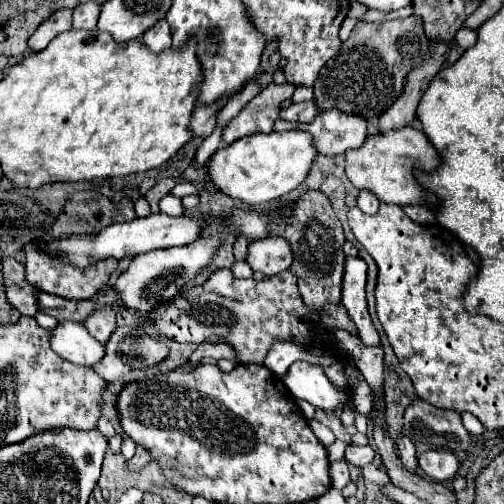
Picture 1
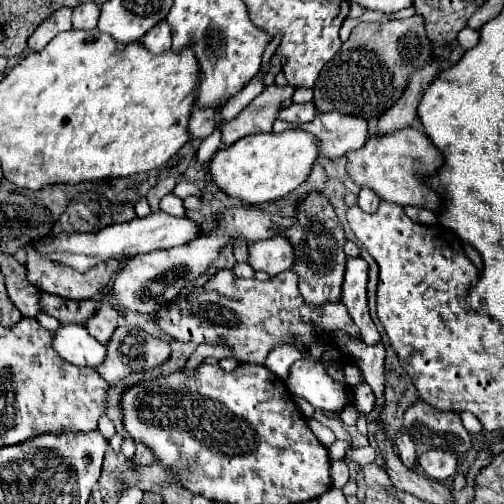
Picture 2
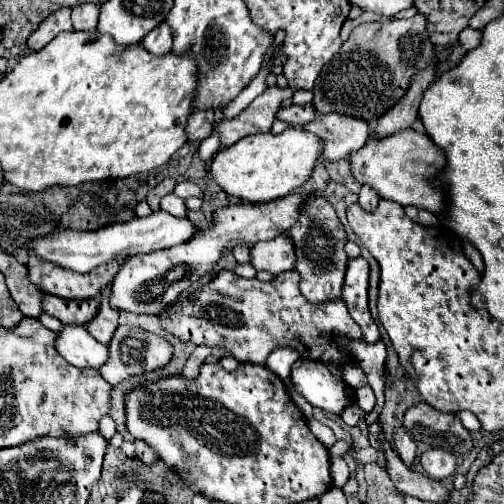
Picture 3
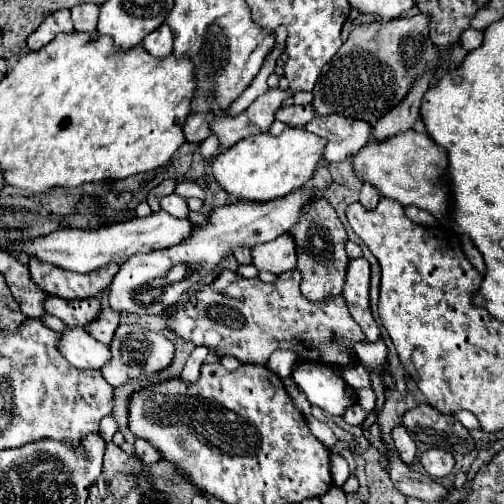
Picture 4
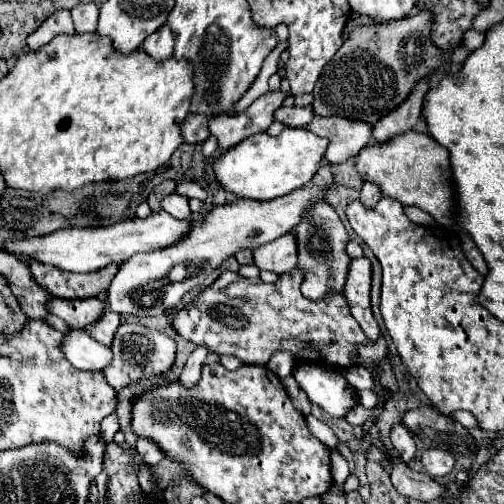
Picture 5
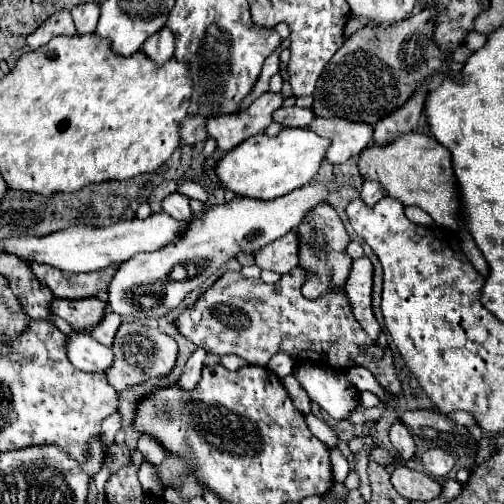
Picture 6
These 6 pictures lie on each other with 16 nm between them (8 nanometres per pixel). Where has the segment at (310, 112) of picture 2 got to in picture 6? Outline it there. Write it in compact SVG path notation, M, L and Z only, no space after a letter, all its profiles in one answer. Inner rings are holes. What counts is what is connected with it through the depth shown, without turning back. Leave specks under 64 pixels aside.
M292 106L292 108L278 108L274 112L274 120L288 126L288 128L296 128L296 126L308 126L314 118L314 112L310 108L298 108L298 106Z

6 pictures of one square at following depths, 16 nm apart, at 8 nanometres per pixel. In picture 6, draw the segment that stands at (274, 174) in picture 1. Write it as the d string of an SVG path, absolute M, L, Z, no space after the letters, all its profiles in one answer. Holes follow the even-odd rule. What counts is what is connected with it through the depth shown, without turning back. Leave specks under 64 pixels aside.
M284 128L278 136L256 134L240 142L236 148L228 150L216 162L214 172L222 186L240 198L274 200L306 186L316 176L328 146L328 138L322 138L306 128Z

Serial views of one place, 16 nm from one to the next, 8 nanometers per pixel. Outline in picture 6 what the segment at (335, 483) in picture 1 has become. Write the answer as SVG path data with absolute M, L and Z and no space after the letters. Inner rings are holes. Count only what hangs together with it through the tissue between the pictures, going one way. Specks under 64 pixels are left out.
M332 448L330 452L330 460L332 466L332 476L334 476L334 482L342 484L350 472L348 460L342 456L342 452L338 448Z

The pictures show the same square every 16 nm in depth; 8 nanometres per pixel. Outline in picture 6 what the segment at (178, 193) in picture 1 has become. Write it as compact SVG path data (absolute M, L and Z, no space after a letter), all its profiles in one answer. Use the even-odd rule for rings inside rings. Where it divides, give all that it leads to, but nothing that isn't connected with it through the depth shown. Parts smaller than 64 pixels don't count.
M189 181L178 185L177 191L188 196L190 199L197 199L205 203L208 195L202 186L196 182Z

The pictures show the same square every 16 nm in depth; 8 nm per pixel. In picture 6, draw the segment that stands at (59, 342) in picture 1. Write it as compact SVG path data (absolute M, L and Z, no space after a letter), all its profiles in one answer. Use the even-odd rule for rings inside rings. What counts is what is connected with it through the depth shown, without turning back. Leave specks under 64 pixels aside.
M76 330L66 336L64 344L68 360L84 372L104 372L112 364L112 348L96 342L84 330Z

